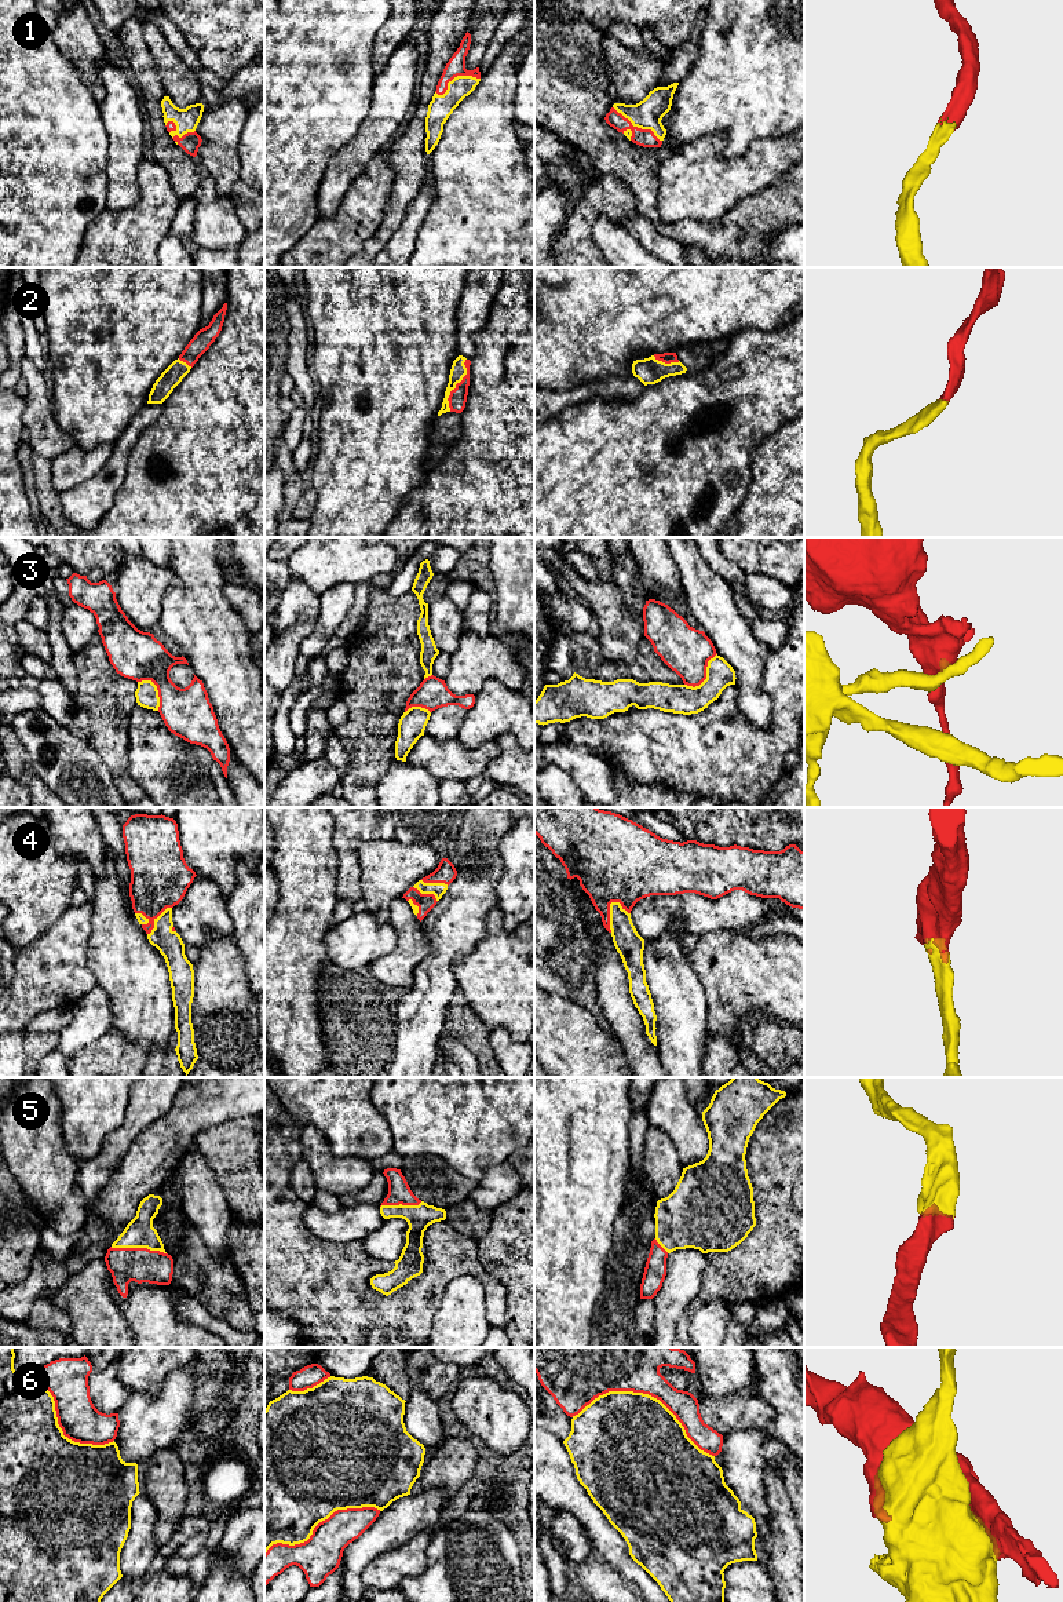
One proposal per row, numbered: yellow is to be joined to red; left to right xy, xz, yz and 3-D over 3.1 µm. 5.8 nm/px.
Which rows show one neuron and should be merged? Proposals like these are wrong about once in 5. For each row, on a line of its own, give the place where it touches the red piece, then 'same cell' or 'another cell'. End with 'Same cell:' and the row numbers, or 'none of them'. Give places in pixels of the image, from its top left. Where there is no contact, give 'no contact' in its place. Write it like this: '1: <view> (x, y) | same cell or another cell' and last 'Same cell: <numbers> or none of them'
1: xz (455, 76) | same cell
2: xz (456, 385) | same cell
3: yz (705, 677) | another cell
4: yz (609, 913) | same cell
5: xy (138, 1248) | same cell
6: yz (646, 1393) | another cell
Same cell: 1, 2, 4, 5

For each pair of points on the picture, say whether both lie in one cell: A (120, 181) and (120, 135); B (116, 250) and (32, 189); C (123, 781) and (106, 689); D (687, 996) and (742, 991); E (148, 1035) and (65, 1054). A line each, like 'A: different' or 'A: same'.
A: same
B: different
C: same
D: different
E: different

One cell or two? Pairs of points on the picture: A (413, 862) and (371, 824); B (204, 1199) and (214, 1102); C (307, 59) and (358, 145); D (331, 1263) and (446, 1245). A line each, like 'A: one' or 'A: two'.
A: two
B: two
C: two
D: one

